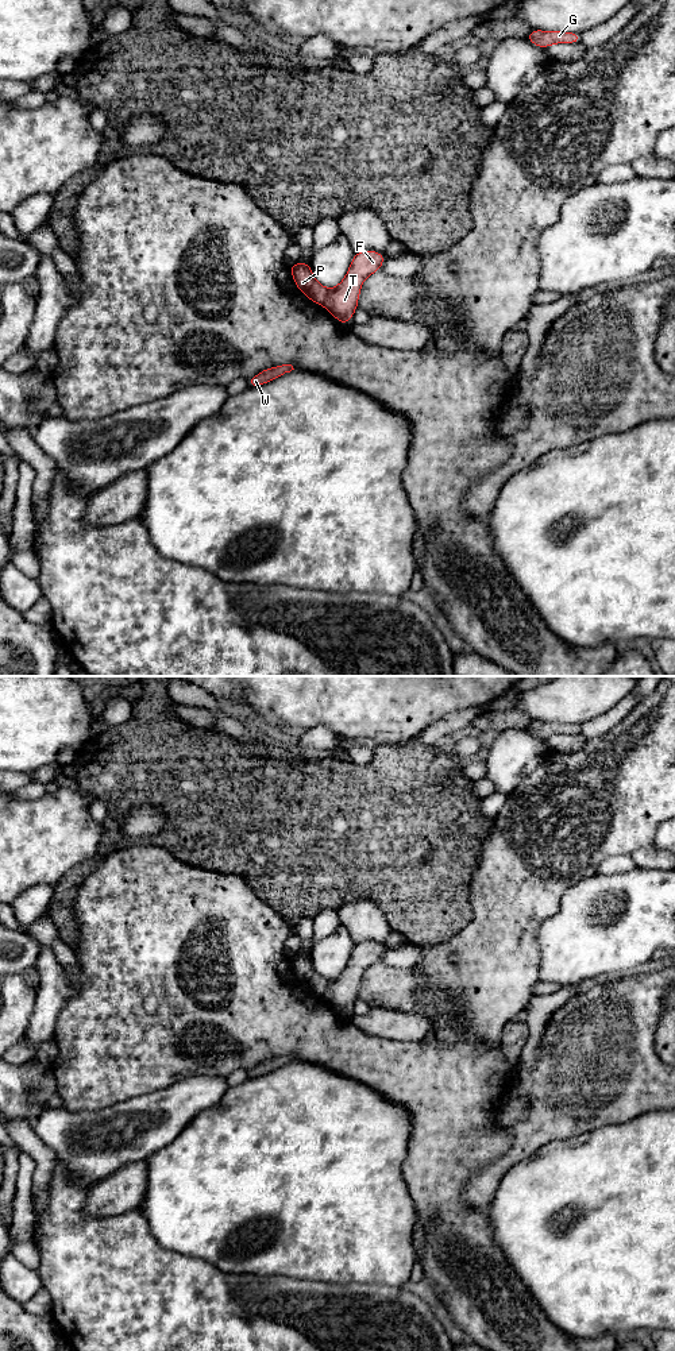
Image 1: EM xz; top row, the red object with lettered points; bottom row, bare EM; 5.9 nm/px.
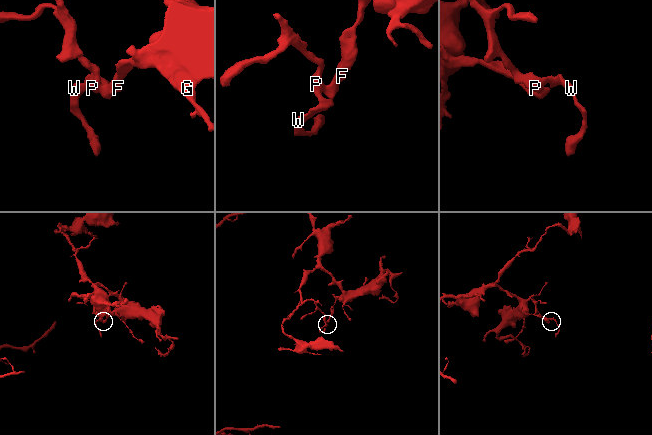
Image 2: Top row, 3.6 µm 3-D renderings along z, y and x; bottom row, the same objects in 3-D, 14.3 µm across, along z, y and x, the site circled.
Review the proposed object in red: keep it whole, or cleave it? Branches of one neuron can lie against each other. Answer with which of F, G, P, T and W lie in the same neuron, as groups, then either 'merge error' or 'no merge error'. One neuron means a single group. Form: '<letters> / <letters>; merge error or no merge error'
F G T / P W; merge error

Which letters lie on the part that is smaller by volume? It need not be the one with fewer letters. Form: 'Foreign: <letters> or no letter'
Foreign: P, W

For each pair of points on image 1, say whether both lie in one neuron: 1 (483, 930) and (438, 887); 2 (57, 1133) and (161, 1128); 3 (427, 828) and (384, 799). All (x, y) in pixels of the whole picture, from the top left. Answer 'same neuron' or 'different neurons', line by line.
1: different neurons
2: same neuron
3: same neuron

